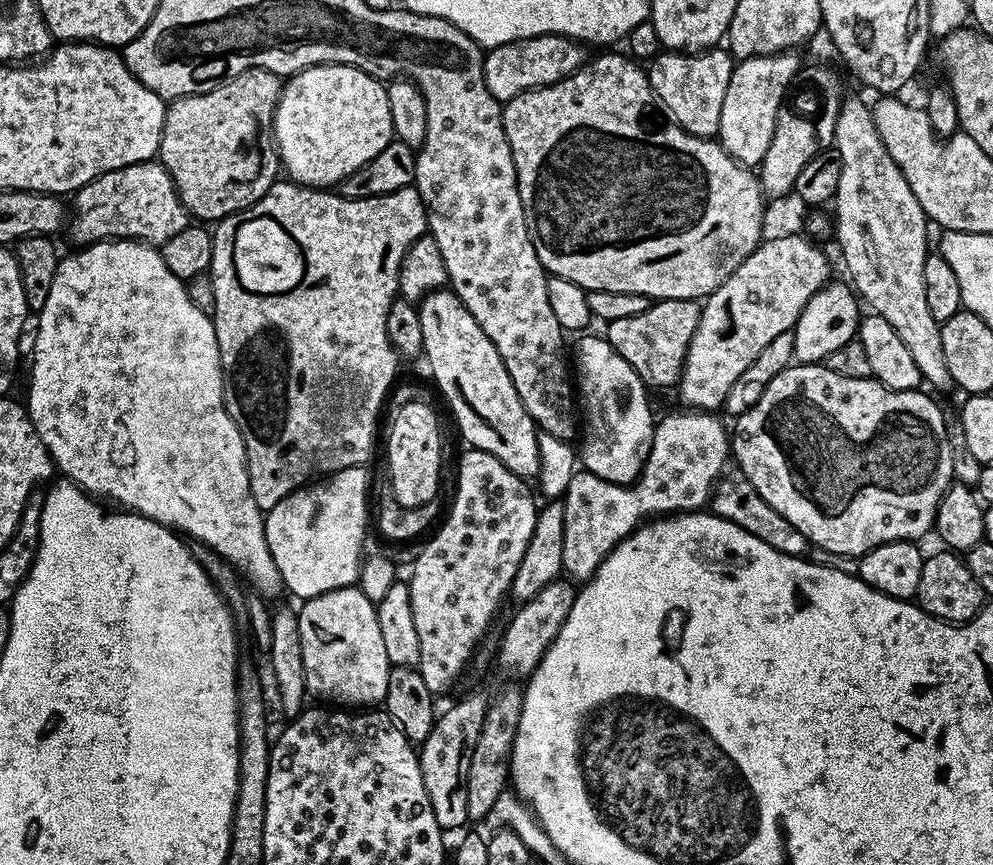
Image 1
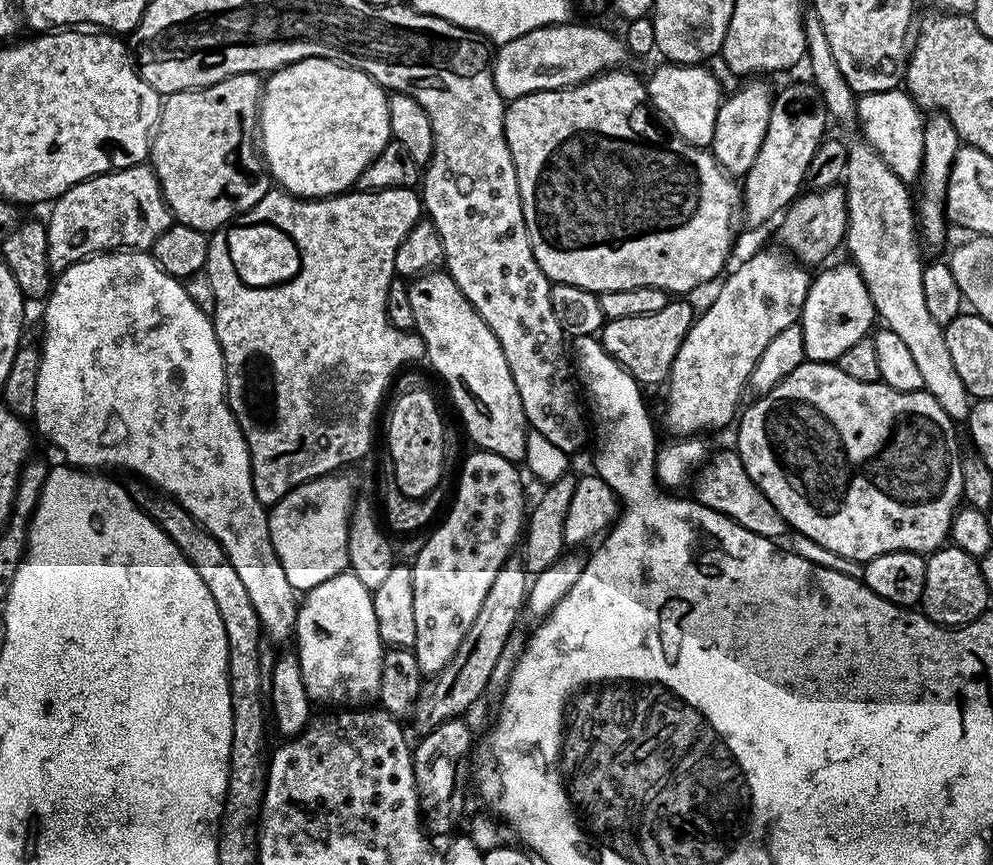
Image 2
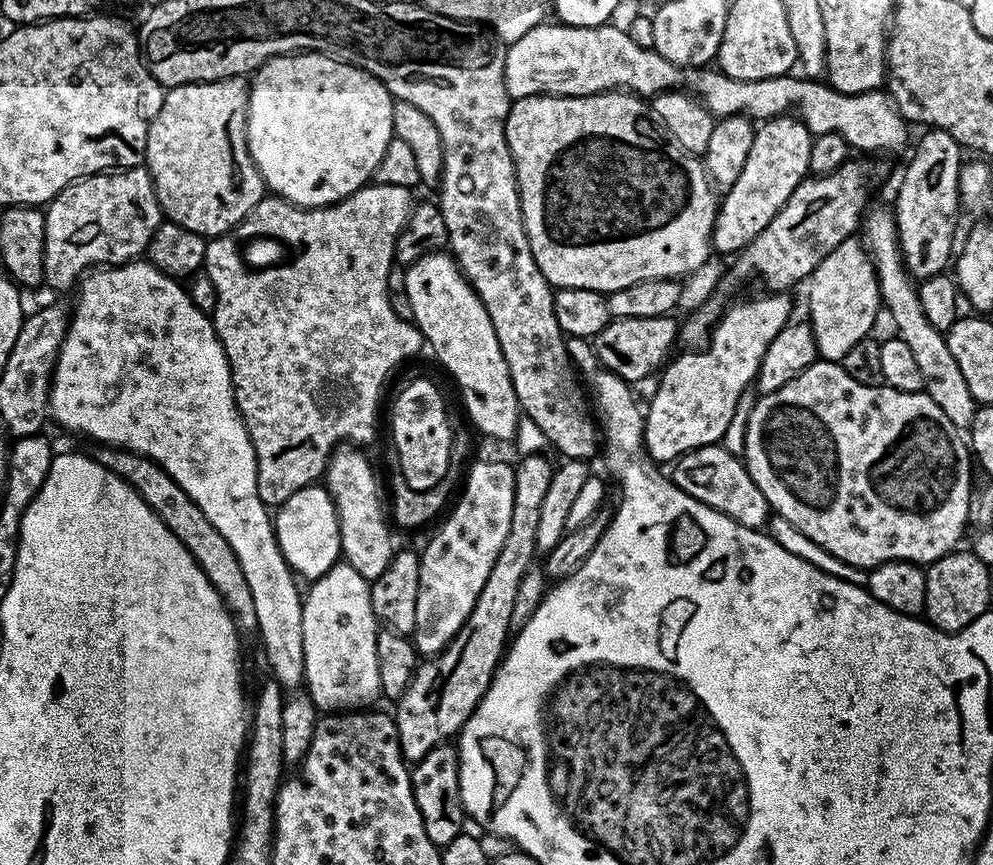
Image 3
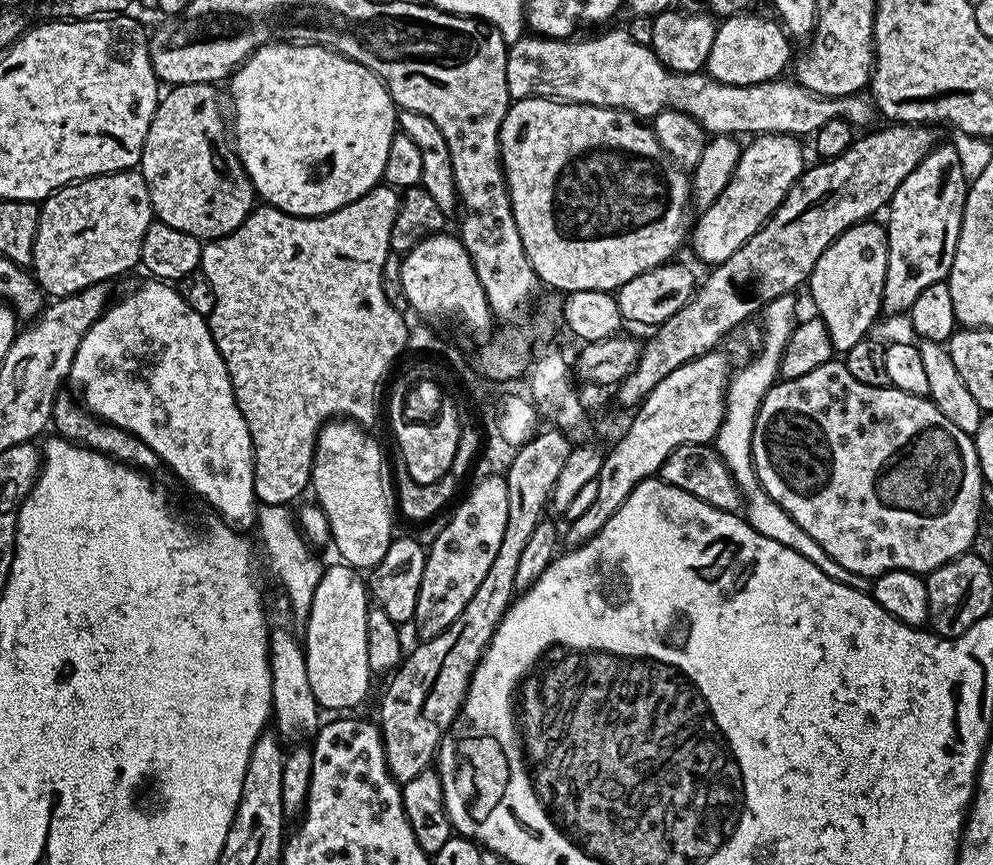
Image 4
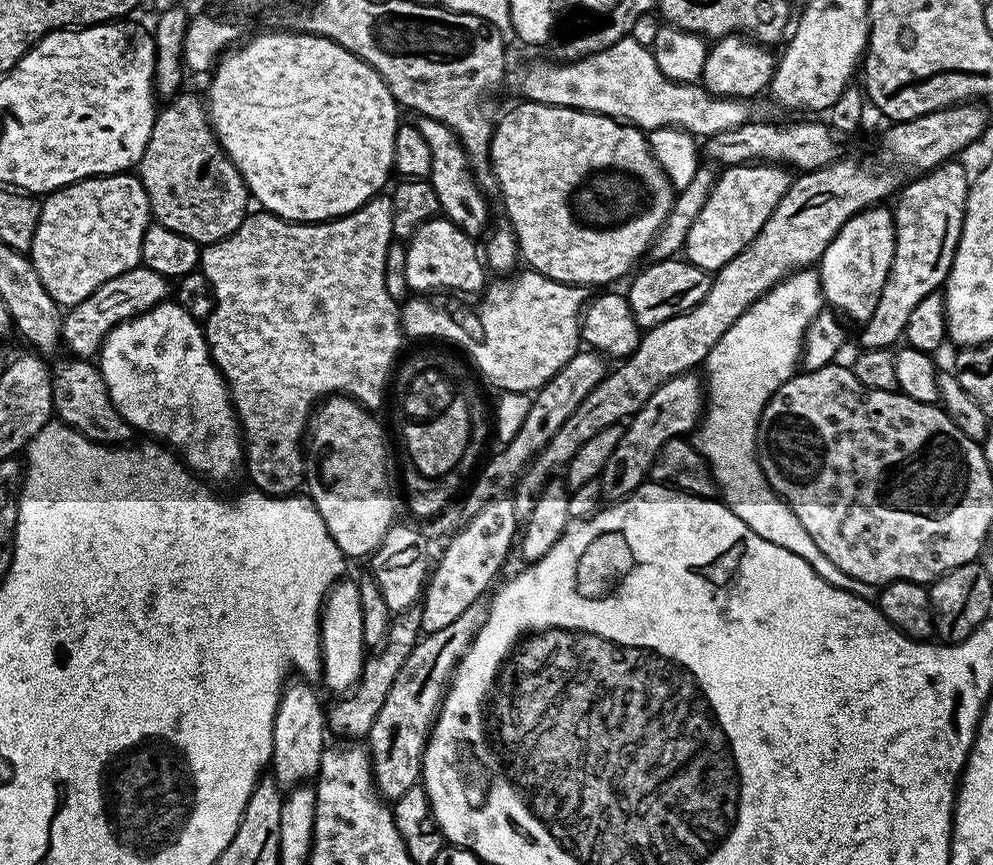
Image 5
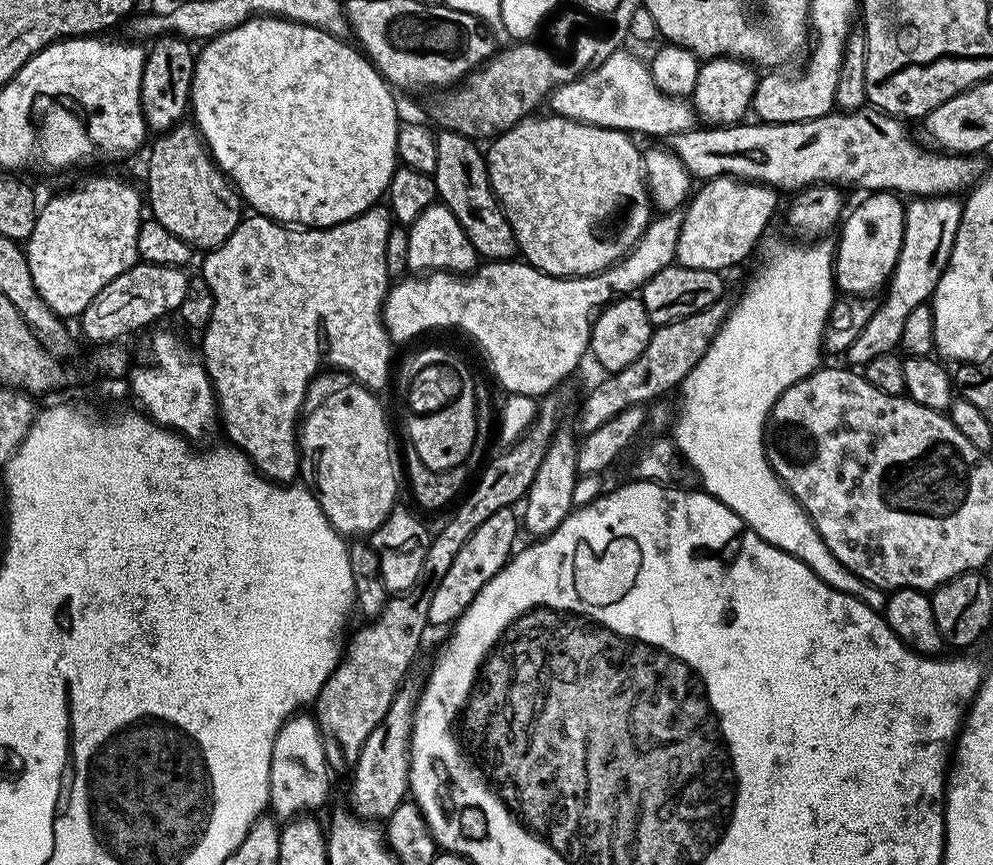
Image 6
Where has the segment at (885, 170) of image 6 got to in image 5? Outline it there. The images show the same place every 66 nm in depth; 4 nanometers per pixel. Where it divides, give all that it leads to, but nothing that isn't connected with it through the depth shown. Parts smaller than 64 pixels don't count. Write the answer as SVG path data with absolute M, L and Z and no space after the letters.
M749 122L738 126L729 132L717 136L707 137L702 152L705 157L713 160L713 165L731 166L734 164L750 164L753 162L767 162L781 166L791 166L801 173L813 172L816 168L825 168L837 159L837 141L834 139L832 129L827 128L823 122L816 124L756 124Z

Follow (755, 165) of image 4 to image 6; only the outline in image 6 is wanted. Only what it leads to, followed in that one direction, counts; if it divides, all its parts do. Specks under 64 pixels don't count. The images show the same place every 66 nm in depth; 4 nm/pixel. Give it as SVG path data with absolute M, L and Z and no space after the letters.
M719 176L701 183L683 211L682 232L675 251L677 263L718 273L723 273L731 264L742 263L767 230L776 212L776 196L775 188L733 180L731 176Z

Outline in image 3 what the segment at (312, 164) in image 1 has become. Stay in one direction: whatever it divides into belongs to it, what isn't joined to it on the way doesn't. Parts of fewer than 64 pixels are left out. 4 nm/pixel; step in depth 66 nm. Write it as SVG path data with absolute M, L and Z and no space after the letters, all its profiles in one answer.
M293 52L286 56L272 56L263 64L261 68L257 68L250 80L250 87L248 90L248 119L246 121L246 131L248 134L248 152L252 156L252 160L256 164L256 169L260 171L260 176L264 180L265 189L269 193L275 194L282 200L288 200L291 204L297 204L300 208L325 208L327 204L336 204L339 200L345 200L350 194L354 194L358 189L363 188L365 184L369 183L376 175L376 167L378 162L382 162L382 154L386 154L386 146L392 141L392 105L394 97L386 90L386 86L378 78L374 78L369 72L363 72L361 68L356 68L352 64L346 64L343 60L335 60L333 56L326 56L322 52Z

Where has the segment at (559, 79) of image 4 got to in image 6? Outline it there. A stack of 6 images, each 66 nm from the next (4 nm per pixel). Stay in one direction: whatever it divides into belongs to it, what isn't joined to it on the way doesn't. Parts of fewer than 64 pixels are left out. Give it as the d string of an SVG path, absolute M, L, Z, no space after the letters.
M619 50L610 54L609 57L601 59L591 70L584 72L583 75L579 75L576 79L566 82L565 84L559 84L556 88L553 88L552 95L549 96L546 101L547 107L552 107L549 109L551 109L555 115L565 116L567 120L581 120L583 124L593 124L599 128L616 128L619 132L627 132L629 134L637 134L636 132L641 132L644 136L661 136L661 138L667 138L674 134L678 134L679 132L685 132L686 130L697 127L698 117L695 108L692 107L691 103L689 103L687 99L673 96L671 92L664 92L661 90L654 82L651 67L649 67L645 61L643 64L638 57L631 56L631 54L626 51L627 50Z

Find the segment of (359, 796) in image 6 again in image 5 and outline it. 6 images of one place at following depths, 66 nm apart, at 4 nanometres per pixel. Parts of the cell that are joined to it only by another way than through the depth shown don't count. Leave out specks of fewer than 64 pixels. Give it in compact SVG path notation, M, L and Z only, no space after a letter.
M483 599L475 600L450 626L442 626L442 630L421 635L410 650L410 658L402 662L402 670L398 670L398 678L394 678L394 686L390 686L390 694L386 694L386 702L382 702L382 710L378 710L378 718L374 718L374 726L370 726L366 737L367 747L372 757L372 777L376 779L376 788L381 796L394 802L406 794L406 790L417 787L421 783L424 770L424 751L428 745L428 737L432 734L432 726L440 715L440 705L453 674L456 663L464 657L464 651L472 644L476 632L484 625L488 617L488 604Z

